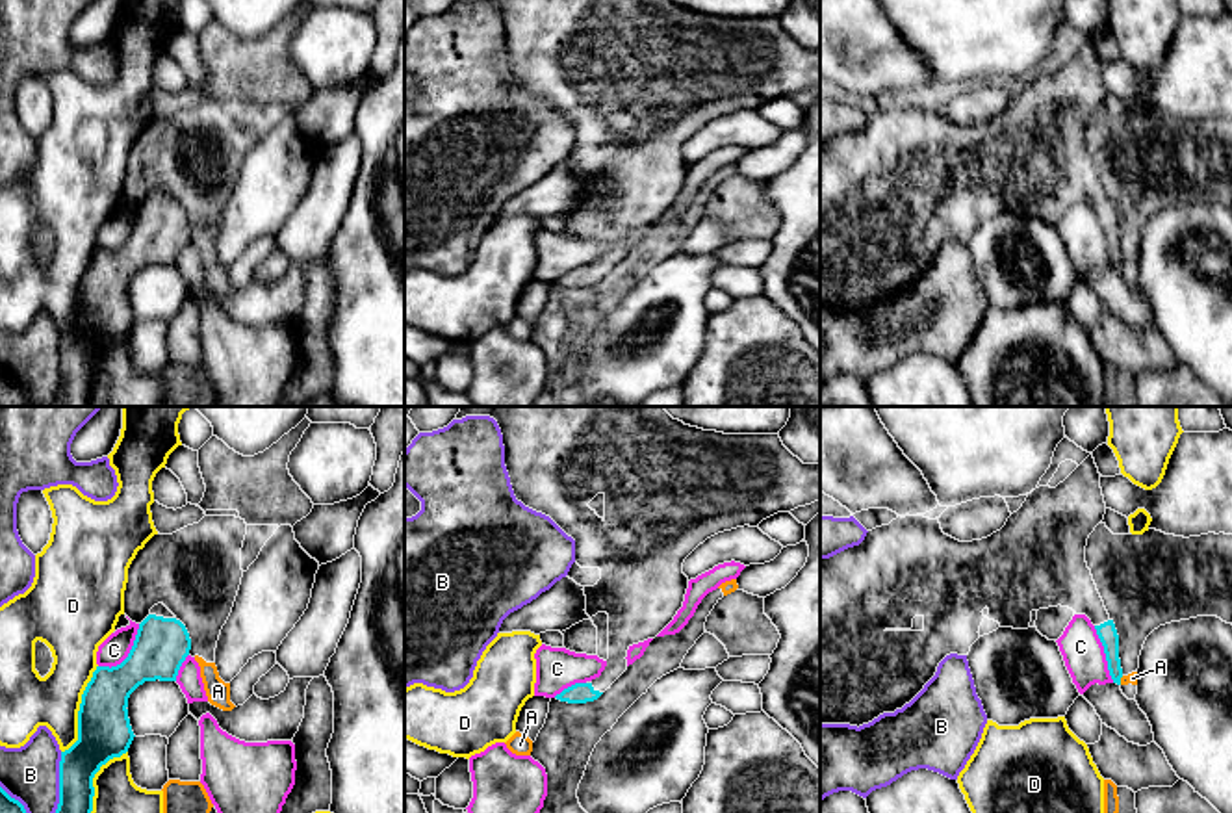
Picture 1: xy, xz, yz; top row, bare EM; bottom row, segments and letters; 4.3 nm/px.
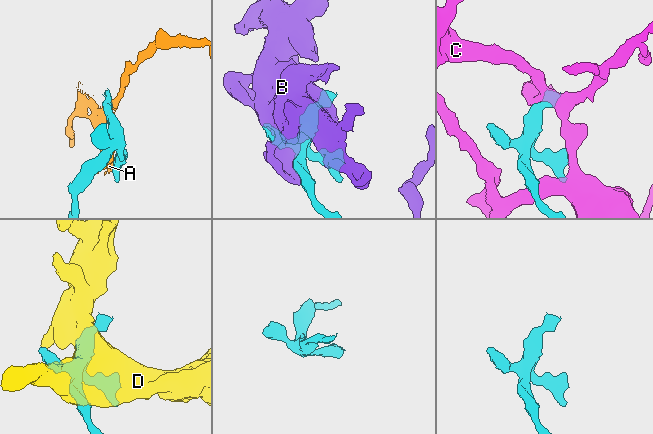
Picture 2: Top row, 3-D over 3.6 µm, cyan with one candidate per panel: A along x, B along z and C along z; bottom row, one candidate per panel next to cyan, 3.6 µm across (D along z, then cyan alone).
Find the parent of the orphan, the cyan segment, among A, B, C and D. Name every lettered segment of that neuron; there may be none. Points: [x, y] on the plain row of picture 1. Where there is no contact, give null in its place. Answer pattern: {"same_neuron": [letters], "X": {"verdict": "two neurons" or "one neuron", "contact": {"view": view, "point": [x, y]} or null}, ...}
{"same_neuron": [], "A": {"verdict": "two neurons", "contact": {"view": "yz", "point": [1119, 264]}}, "B": {"verdict": "two neurons", "contact": {"view": "xy", "point": [60, 372]}}, "C": {"verdict": "two neurons", "contact": {"view": "xy", "point": [128, 238]}}, "D": {"verdict": "two neurons", "contact": {"view": "xy", "point": [80, 294]}}}

